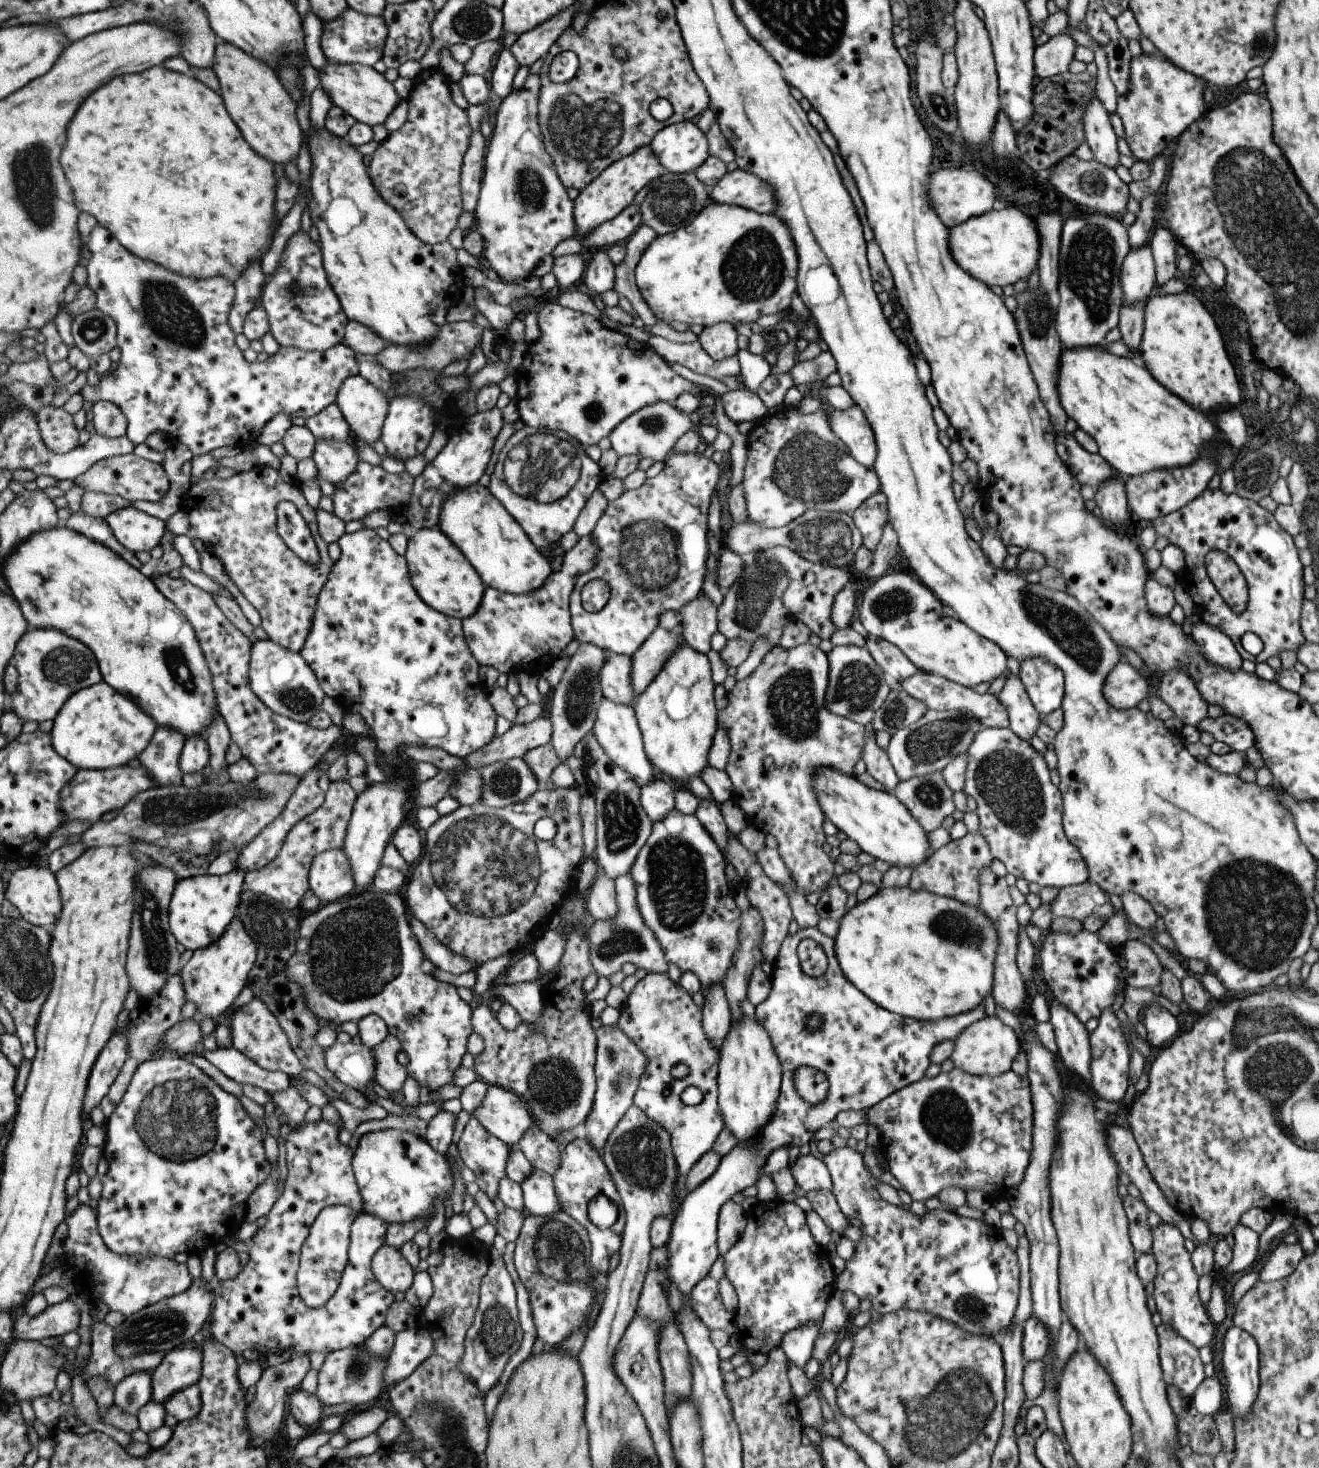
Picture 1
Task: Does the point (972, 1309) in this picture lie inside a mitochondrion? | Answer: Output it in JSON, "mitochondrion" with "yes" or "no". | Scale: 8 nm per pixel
{"mitochondrion":"yes"}

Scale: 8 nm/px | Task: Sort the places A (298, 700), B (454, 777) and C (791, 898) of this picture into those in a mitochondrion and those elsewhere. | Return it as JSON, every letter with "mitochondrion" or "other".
{"A":"mitochondrion","B":"other","C":"other"}

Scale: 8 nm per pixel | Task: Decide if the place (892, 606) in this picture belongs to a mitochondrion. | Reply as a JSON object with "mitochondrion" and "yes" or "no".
{"mitochondrion":"yes"}

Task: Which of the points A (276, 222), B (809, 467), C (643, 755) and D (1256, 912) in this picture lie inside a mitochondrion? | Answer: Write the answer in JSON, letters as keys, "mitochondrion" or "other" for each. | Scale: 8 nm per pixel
{"A":"other","B":"mitochondrion","C":"other","D":"mitochondrion"}

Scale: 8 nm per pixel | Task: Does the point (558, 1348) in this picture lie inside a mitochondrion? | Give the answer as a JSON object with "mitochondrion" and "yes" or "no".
{"mitochondrion":"no"}

